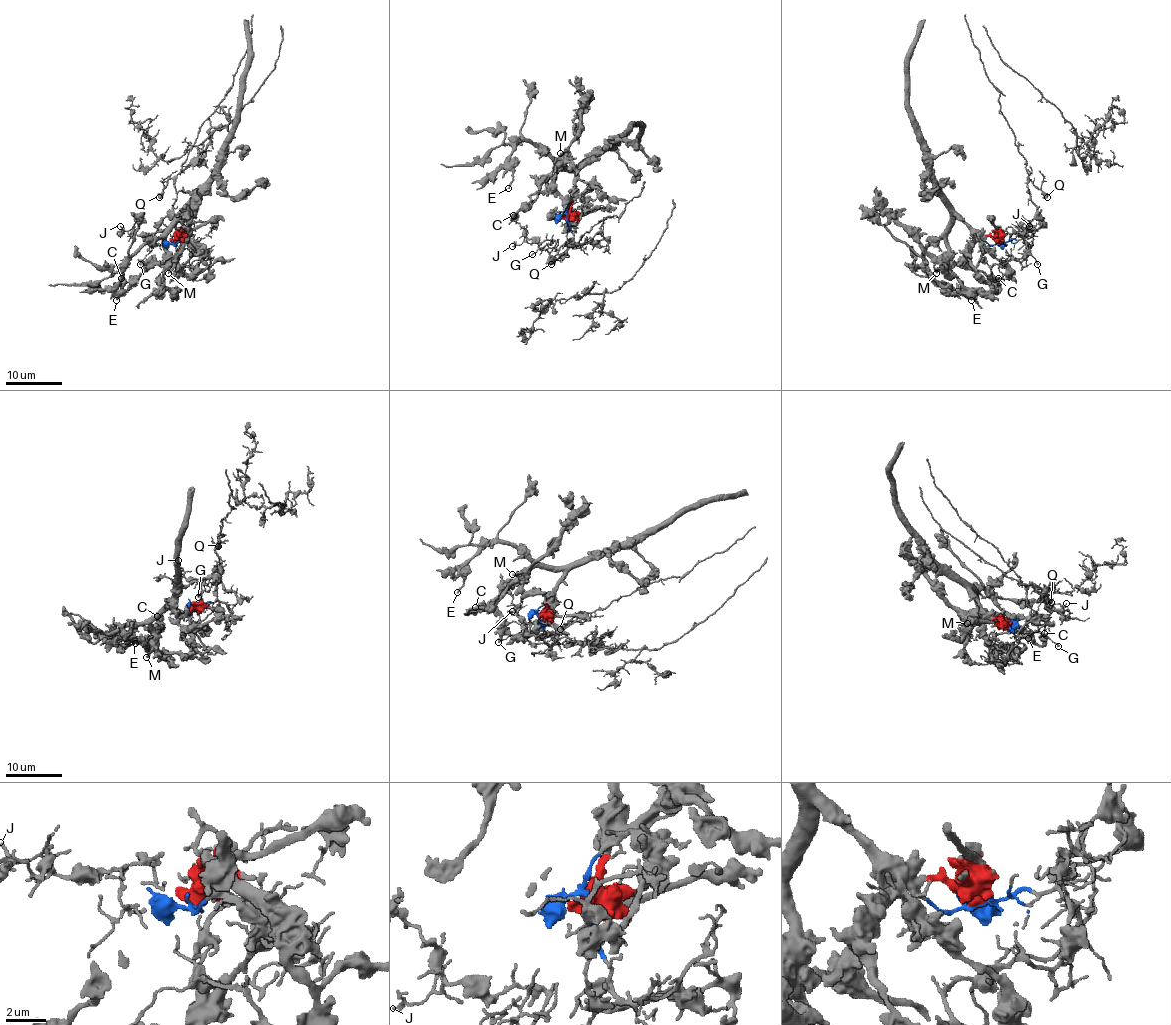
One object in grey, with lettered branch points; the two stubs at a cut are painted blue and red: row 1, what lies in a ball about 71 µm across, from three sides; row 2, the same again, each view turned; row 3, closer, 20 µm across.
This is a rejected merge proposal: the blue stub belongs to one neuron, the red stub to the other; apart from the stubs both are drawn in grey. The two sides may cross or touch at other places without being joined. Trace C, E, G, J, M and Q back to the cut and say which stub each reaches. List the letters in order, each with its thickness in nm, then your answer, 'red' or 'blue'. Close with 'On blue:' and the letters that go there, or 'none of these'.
C: 500 nm | red
E: 200 nm | red
G: 130 nm | blue
J: 170 nm | blue
M: 200 nm | red
Q: 600 nm | blue
On blue: G, J, Q

